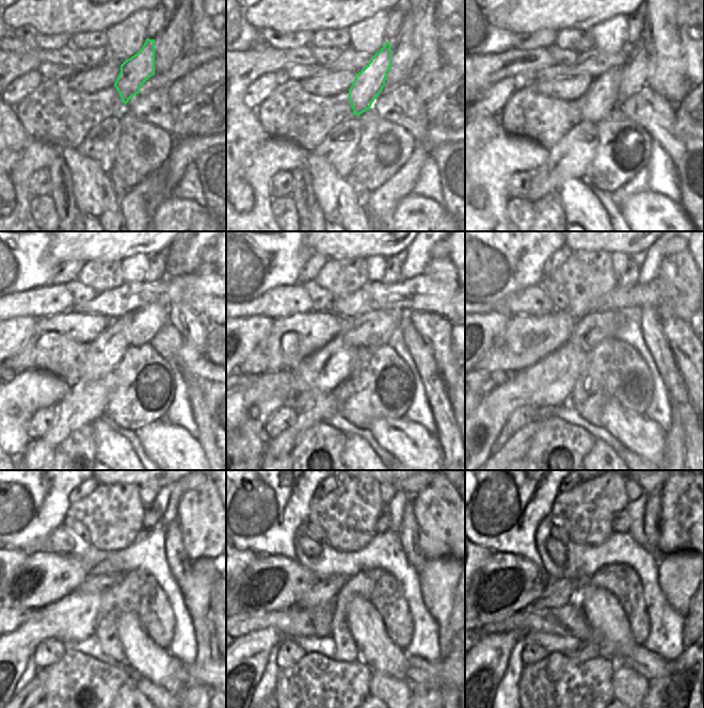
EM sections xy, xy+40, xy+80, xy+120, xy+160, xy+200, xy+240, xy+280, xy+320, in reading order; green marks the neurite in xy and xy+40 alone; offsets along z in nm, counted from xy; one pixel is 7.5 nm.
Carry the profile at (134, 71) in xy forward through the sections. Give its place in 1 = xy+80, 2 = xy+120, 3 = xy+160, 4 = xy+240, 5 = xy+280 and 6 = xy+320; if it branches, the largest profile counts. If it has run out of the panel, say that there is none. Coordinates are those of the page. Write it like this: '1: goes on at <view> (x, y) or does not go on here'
1: goes on at xy+80 (602, 96)
2: goes on at xy+120 (104, 354)
3: goes on at xy+160 (320, 372)
4: goes on at xy+240 (72, 618)
5: goes on at xy+280 (248, 656)
6: goes on at xy+320 (486, 658)

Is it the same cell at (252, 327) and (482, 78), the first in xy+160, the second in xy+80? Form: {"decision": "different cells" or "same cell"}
{"decision": "different cells"}

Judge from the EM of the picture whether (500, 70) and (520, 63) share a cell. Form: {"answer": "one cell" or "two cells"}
{"answer": "one cell"}

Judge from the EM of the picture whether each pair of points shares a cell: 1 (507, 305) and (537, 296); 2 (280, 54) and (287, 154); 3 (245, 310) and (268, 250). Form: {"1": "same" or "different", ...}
{"1": "same", "2": "different", "3": "different"}

